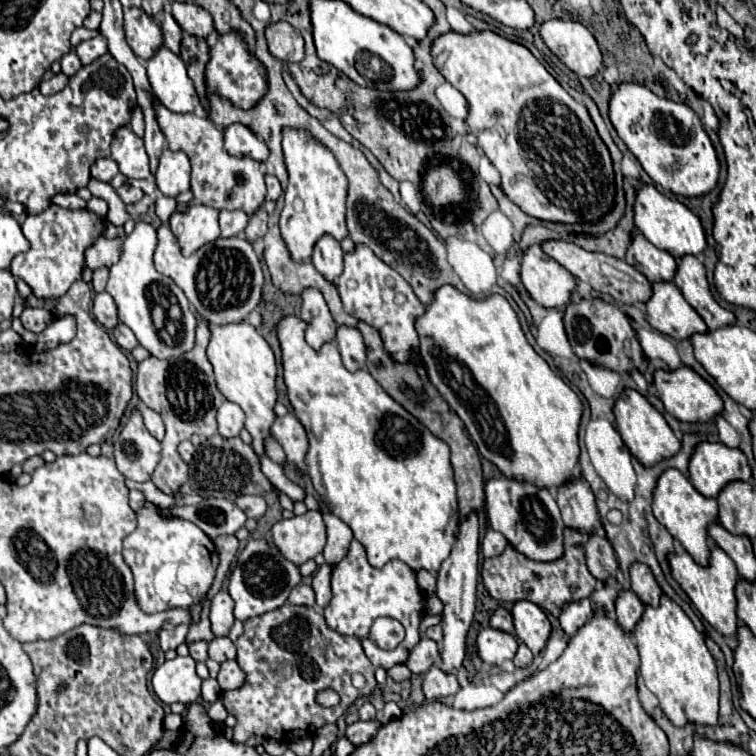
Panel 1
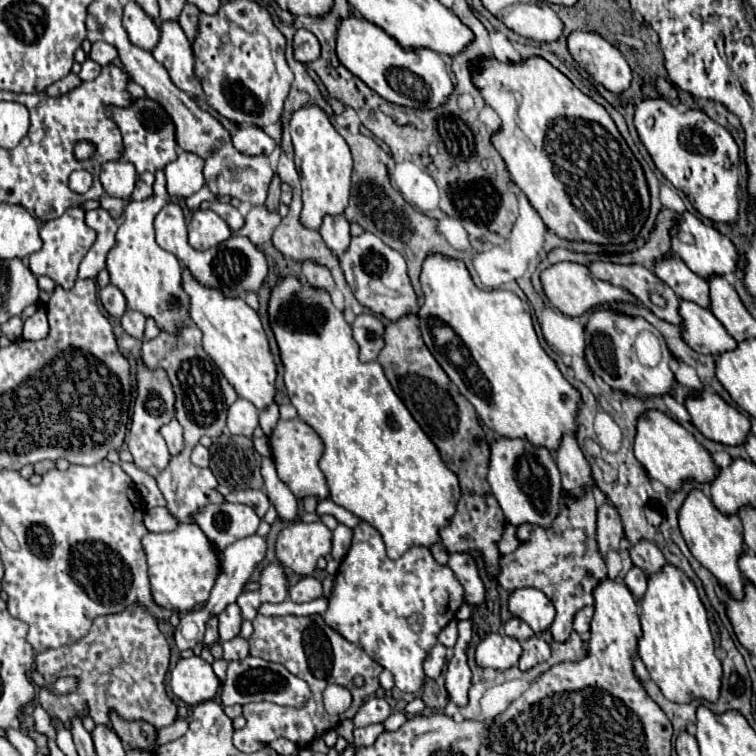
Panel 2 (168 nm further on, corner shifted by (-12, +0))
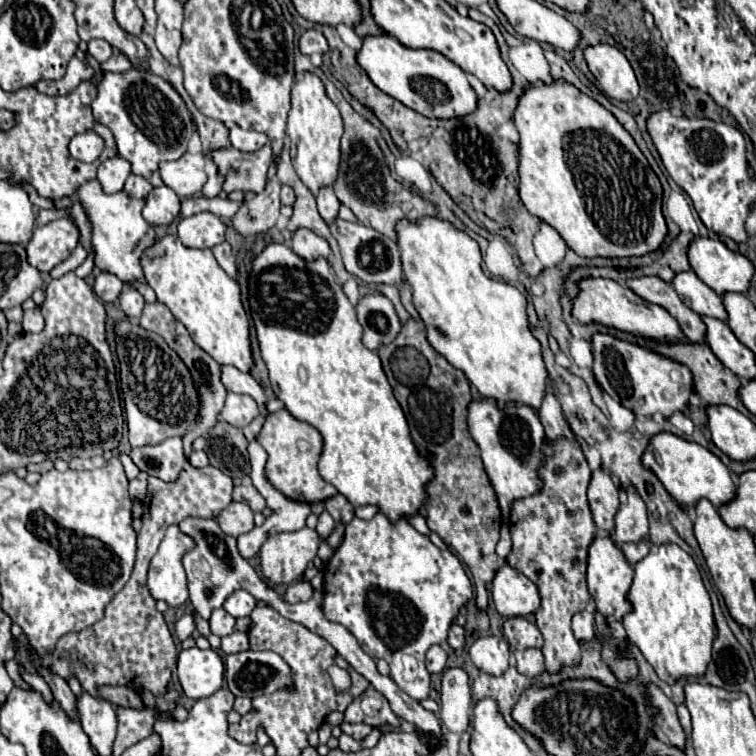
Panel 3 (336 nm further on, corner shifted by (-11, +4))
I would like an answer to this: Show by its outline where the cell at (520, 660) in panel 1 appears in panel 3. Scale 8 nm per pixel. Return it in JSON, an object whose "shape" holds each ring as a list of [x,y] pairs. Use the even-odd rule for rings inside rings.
{"shape":[[[527,648],[527,650],[515,650],[513,652],[517,658],[517,670],[529,678],[537,676],[543,672],[545,662],[543,662],[543,652],[539,648]]]}

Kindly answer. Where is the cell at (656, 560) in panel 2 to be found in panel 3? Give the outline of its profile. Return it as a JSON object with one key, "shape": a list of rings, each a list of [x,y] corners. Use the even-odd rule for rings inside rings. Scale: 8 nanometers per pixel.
{"shape":[[[627,488],[623,492],[621,508],[615,516],[615,542],[643,542],[643,538],[649,540],[647,508],[641,496],[633,488]]]}

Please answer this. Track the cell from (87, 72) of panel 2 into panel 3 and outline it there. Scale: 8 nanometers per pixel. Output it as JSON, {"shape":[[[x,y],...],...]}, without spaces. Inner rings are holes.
{"shape":[[[115,54],[107,62],[99,64],[99,68],[101,70],[107,70],[107,72],[123,72],[123,70],[129,70],[131,68],[131,62],[123,54]]]}

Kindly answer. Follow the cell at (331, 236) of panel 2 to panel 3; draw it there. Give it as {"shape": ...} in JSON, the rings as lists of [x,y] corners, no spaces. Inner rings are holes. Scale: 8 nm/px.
{"shape":[[[323,188],[323,190],[319,192],[319,196],[317,196],[317,208],[319,208],[321,218],[323,218],[327,224],[331,224],[331,222],[339,216],[339,206],[341,206],[341,202],[337,200],[333,188]]]}

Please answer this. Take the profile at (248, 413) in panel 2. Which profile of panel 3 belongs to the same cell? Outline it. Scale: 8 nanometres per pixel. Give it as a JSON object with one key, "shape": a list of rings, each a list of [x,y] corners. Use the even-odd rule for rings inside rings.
{"shape":[[[229,392],[221,416],[223,416],[223,420],[229,422],[231,426],[243,428],[243,426],[247,426],[255,416],[259,416],[259,410],[257,410],[257,404],[255,404],[255,400],[253,400],[251,396]]]}

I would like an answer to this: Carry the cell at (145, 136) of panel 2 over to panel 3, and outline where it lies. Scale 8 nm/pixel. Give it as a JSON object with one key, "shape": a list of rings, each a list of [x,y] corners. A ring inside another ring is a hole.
{"shape":[[[131,68],[123,74],[105,72],[97,88],[99,94],[93,100],[93,116],[113,132],[119,156],[131,162],[133,174],[149,178],[163,156],[165,160],[177,160],[187,150],[193,132],[191,116],[183,98],[169,82],[151,72]]]}

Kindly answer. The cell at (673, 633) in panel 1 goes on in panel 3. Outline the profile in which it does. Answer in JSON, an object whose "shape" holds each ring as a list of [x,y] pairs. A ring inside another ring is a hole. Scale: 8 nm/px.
{"shape":[[[663,544],[653,546],[633,570],[635,578],[629,590],[633,612],[623,618],[629,642],[641,650],[659,680],[667,684],[675,684],[679,678],[703,676],[707,662],[711,662],[715,620],[709,592],[693,558],[677,544]]]}

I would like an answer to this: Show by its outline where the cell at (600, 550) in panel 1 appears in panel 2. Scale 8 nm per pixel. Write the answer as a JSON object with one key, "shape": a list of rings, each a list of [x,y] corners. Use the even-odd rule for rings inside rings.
{"shape":[[[608,500],[598,506],[598,548],[602,552],[602,556],[606,556],[606,552],[610,548],[620,548],[620,540],[622,540],[624,528],[620,522],[620,514],[616,510],[614,504],[610,504]]]}

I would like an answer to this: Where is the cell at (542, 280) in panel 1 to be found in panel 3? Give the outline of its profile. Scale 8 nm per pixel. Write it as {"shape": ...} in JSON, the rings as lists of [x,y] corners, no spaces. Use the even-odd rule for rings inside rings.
{"shape":[[[585,276],[577,282],[577,288],[579,288],[577,296],[571,300],[573,302],[571,314],[581,324],[601,322],[605,326],[611,326],[611,328],[617,328],[623,332],[633,332],[633,334],[643,336],[643,338],[657,338],[657,340],[669,340],[669,342],[685,340],[679,324],[675,322],[675,318],[671,318],[671,314],[667,314],[667,310],[639,298],[633,290],[617,284],[615,280]]]}

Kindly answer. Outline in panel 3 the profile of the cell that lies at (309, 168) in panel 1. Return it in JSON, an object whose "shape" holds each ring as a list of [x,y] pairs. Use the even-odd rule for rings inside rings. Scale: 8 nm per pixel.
{"shape":[[[305,72],[291,90],[291,110],[287,120],[287,136],[291,140],[291,160],[301,182],[317,196],[323,186],[333,186],[339,174],[341,150],[339,142],[343,136],[343,122],[337,106],[327,98],[323,82]]]}

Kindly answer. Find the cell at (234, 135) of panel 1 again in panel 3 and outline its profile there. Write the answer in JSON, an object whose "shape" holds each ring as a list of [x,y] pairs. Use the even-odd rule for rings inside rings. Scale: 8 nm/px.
{"shape":[[[239,126],[231,128],[229,140],[231,140],[231,146],[237,148],[237,150],[241,150],[241,152],[255,152],[255,150],[263,148],[269,142],[269,138],[263,132],[243,130]]]}

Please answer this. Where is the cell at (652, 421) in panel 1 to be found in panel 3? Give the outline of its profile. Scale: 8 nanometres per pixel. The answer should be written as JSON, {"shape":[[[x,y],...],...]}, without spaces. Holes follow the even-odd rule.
{"shape":[[[659,432],[651,436],[651,442],[643,454],[643,466],[647,466],[647,470],[651,470],[663,482],[665,490],[679,504],[697,504],[697,500],[707,498],[713,506],[721,506],[735,496],[735,484],[729,468],[705,446],[671,432]]]}

